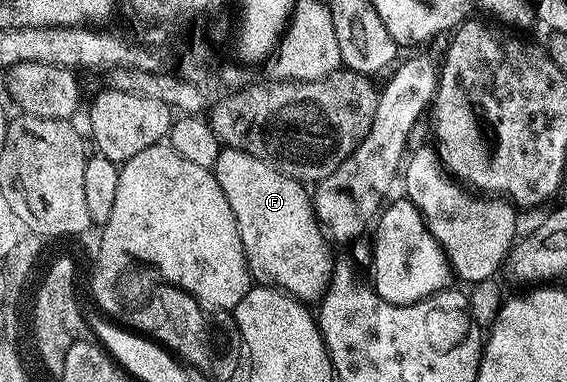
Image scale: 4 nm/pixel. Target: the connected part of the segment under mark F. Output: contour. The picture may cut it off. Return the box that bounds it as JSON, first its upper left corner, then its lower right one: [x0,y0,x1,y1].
[212,147,332,300]

